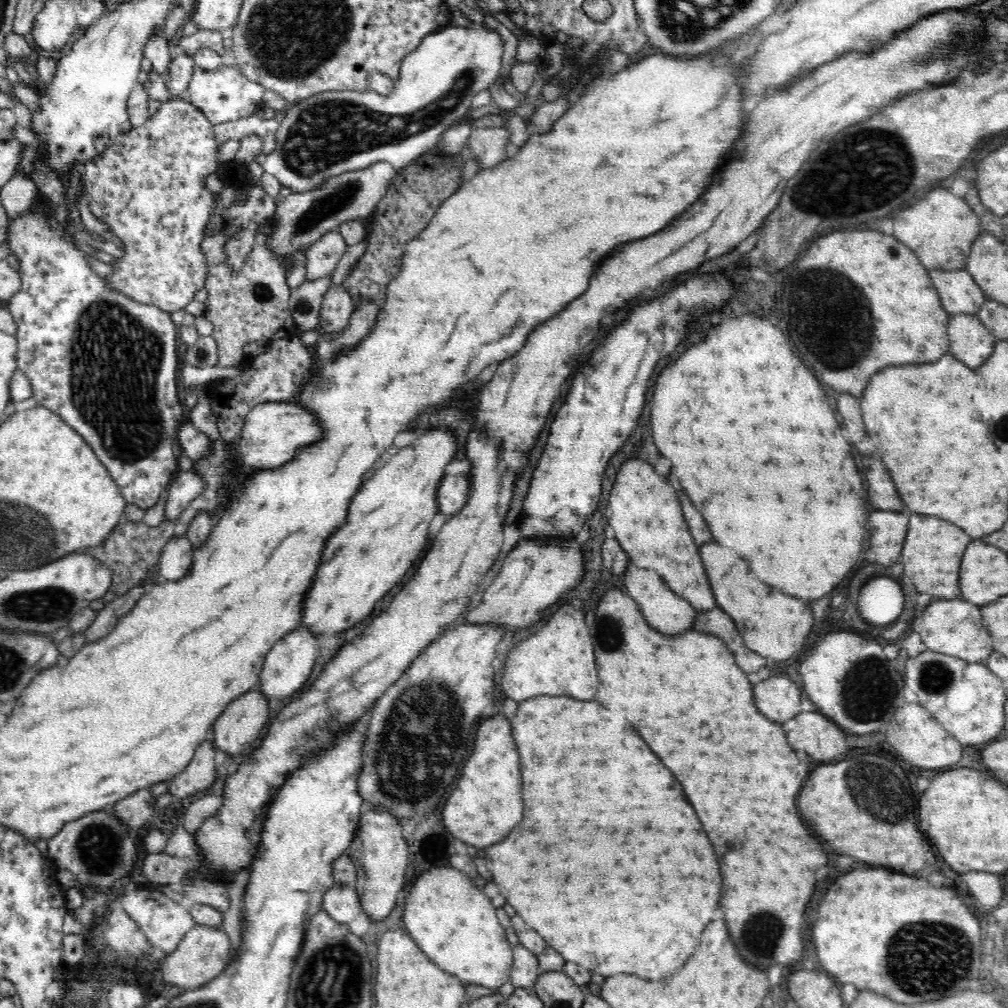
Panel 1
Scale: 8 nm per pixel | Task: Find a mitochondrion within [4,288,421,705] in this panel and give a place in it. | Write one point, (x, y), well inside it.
(117, 359)

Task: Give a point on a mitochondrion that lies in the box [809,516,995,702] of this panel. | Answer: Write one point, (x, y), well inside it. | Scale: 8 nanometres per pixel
(934, 677)

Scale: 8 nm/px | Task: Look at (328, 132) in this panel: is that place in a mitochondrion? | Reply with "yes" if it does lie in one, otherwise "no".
yes

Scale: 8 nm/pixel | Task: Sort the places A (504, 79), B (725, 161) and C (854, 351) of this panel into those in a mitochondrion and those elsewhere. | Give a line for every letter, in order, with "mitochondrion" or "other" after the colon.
A: other
B: other
C: mitochondrion

